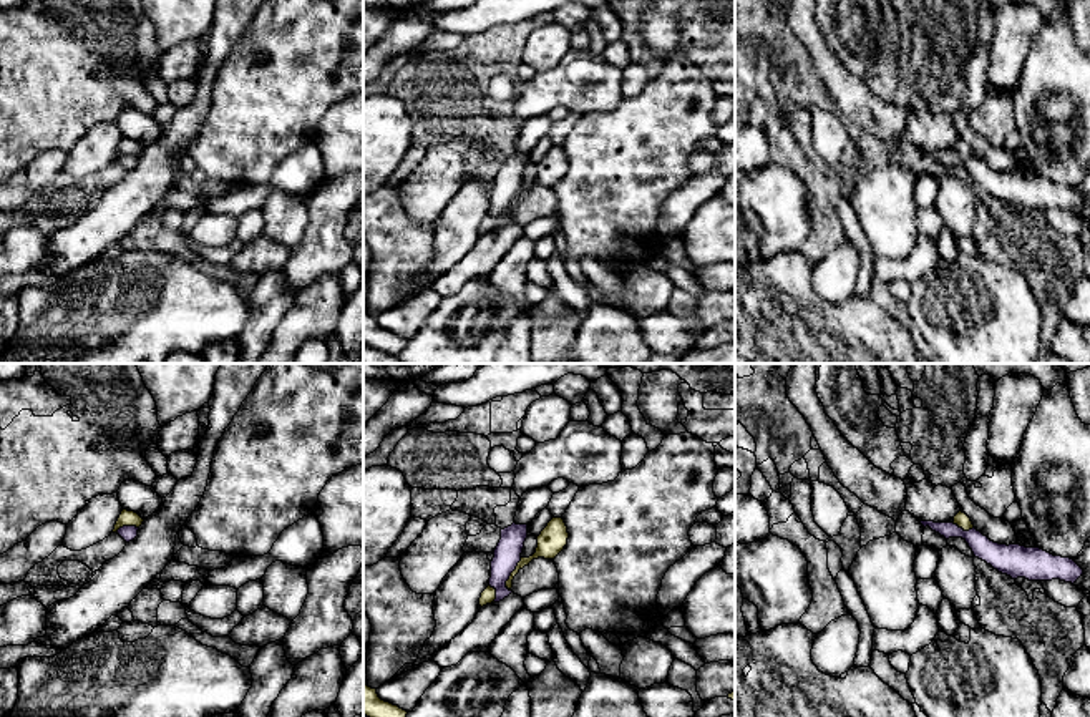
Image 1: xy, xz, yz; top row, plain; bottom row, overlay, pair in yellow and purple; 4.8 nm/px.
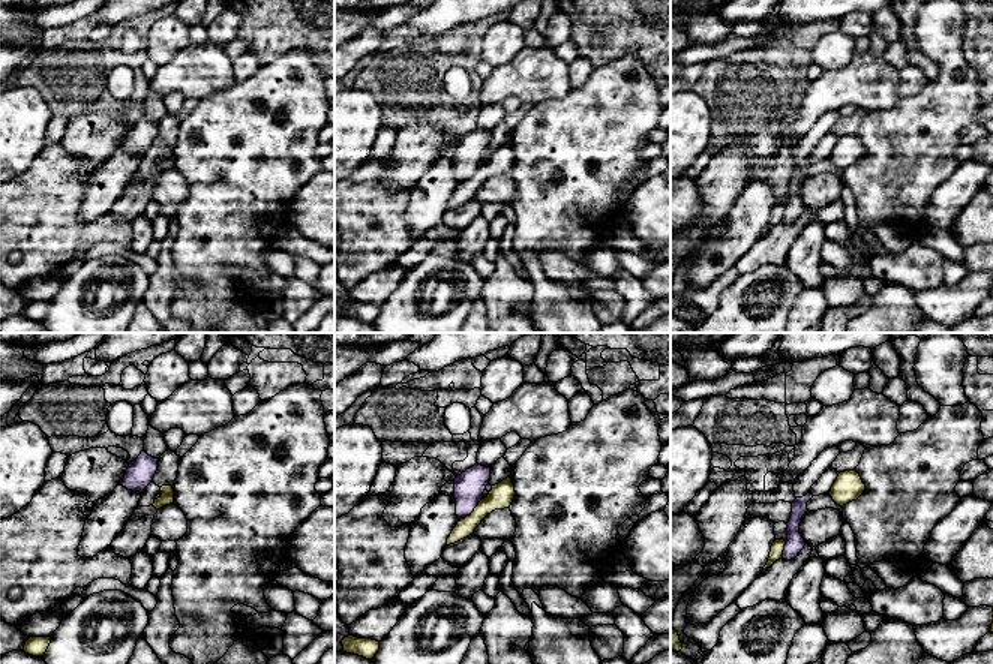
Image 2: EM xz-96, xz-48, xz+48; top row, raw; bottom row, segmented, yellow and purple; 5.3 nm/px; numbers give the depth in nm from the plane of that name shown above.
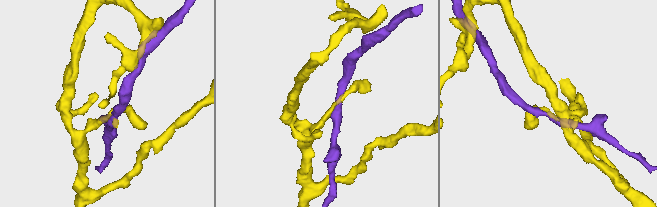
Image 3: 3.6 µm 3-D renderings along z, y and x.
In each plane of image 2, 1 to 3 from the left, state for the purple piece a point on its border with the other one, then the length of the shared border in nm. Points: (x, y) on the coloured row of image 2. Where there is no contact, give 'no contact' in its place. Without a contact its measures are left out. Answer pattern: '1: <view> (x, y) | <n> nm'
1: no contact
2: xz-48 (473, 511) | 170 nm
3: xz+48 (783, 549) | 90 nm

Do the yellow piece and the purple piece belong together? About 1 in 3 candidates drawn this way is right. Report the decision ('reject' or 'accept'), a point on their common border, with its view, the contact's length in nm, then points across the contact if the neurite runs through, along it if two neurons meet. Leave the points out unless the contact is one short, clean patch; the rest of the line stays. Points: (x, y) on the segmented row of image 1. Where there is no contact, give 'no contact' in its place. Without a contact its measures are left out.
reject; meets yellow in xz at (511, 575); contact 180 nm long; border along xz (521, 558), (506, 581), (510, 591)

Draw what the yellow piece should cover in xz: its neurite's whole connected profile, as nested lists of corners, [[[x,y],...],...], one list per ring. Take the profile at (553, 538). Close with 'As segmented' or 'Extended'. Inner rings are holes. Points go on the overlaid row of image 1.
[[[552,518],[547,526],[541,531],[538,539],[536,553],[529,558],[521,558],[516,569],[511,573],[509,579],[506,581],[506,588],[511,591],[514,576],[528,566],[533,559],[544,558],[554,559],[567,544],[567,526],[562,518]]]. As segmented

